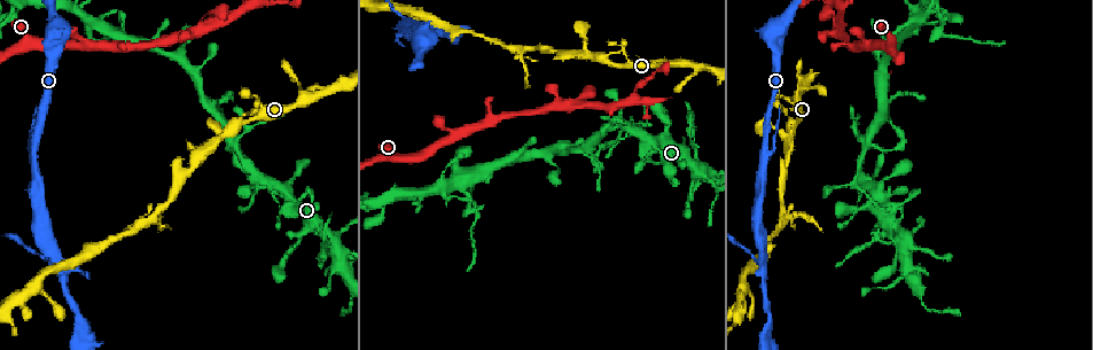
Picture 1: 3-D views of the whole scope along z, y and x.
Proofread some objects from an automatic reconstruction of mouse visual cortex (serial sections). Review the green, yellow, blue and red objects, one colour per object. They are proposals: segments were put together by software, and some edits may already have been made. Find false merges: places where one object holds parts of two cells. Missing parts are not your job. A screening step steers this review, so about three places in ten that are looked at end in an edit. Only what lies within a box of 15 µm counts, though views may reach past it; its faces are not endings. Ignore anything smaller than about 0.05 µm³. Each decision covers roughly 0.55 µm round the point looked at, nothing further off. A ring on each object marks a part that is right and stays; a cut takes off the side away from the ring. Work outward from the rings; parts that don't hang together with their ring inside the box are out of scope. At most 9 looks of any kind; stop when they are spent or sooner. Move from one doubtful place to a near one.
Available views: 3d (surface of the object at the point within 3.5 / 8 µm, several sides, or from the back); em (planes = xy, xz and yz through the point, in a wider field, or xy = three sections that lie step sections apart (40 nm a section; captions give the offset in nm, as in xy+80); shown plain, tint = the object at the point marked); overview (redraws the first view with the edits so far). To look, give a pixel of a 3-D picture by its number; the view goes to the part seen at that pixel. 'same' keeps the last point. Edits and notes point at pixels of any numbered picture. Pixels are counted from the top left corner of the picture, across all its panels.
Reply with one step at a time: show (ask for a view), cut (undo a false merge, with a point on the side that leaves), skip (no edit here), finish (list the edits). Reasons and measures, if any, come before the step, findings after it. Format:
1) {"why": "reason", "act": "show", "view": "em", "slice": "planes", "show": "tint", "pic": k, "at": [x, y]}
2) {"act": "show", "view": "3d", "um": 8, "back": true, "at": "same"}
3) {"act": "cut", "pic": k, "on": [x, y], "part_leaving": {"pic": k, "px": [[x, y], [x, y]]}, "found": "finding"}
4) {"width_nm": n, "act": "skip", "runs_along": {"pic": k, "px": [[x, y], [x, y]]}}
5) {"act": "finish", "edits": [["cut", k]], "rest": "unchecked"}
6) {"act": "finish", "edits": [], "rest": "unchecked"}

{"why": "branch point", "act": "show", "view": "3d", "um": 3.5, "pic": 1, "at": [802, 90]}

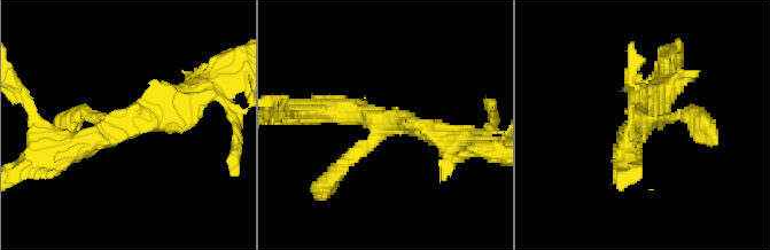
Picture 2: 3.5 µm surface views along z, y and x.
{"act": "show", "view": "em", "slice": "xy", "step": 1, "show": "tint", "pic": 2, "at": [129, 125]}

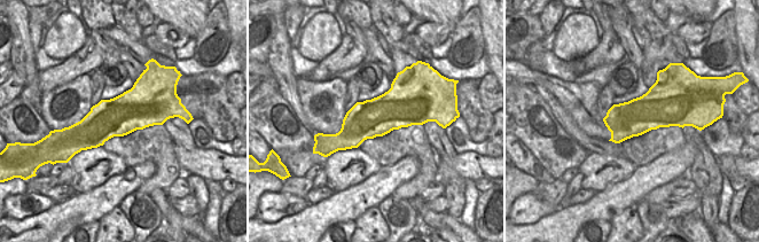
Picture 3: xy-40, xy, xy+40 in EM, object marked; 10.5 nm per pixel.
{"act": "skip", "found": "all the same cell"}

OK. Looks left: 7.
{"why": "calibre changes", "act": "show", "view": "3d", "um": 8, "pic": 1, "at": [837, 29]}

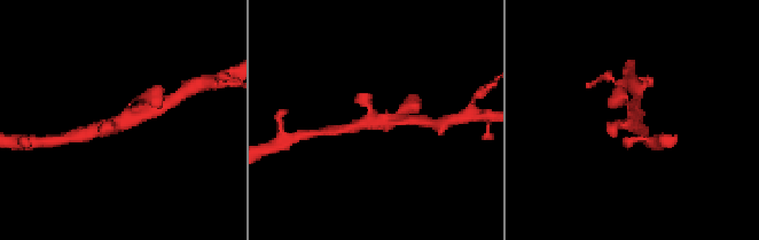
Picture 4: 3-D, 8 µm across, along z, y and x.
{"why": "zoom in", "act": "show", "view": "3d", "um": 3.5, "pic": 4, "at": [387, 120]}

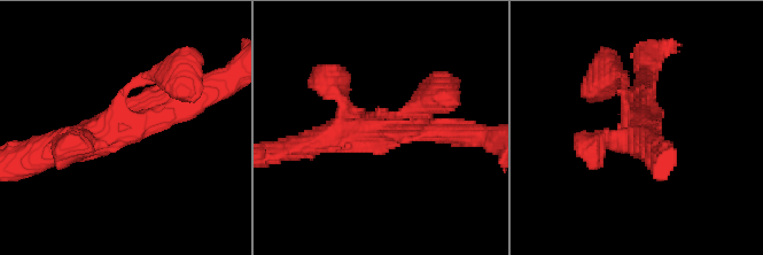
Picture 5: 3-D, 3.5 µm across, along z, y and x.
{"why": "shape alone is not enough", "act": "show", "view": "em", "slice": "xy", "step": 1, "show": "tint", "pic": 5, "at": [376, 129]}

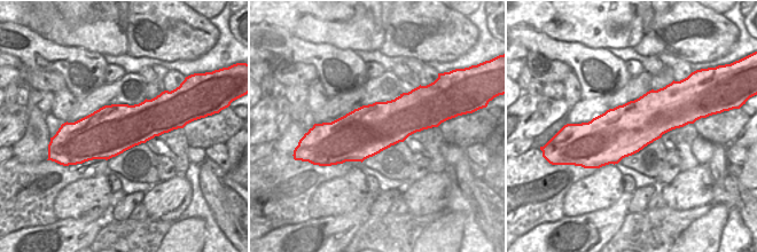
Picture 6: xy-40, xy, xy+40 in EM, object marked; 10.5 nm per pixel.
{"arms": 4, "arm_widths_nm": [150, 200, 350, 350], "act": "skip", "runs_along": {"pic": 5, "px": [[53, 149], [191, 100]]}, "found": "one cell here"}

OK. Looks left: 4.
{"why": "abrupt turn", "act": "show", "view": "3d", "um": 3.5, "pic": 1, "at": [150, 216]}

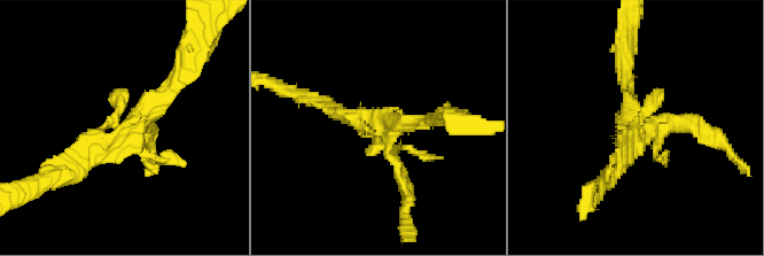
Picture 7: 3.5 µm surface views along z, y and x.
{"why": "shape alone is not enough", "act": "show", "view": "em", "slice": "xy", "step": 1, "show": "tint", "pic": 7, "at": [383, 127]}

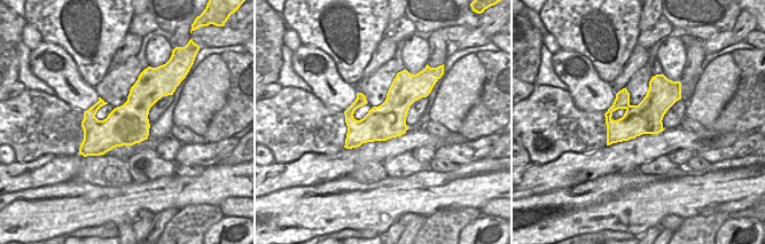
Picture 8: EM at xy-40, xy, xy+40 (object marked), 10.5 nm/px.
{"act": "show", "view": "em", "slice": "xy", "step": 2, "show": "tint", "at": "same"}

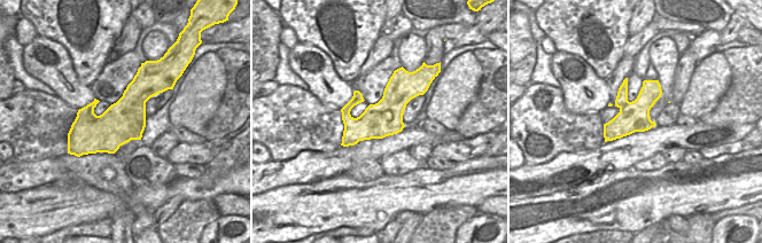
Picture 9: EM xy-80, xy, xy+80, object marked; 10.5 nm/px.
{"act": "skip", "runs_along": {"pic": 7, "px": [[178, 79], [115, 144], [65, 171]]}, "found": "one cell here"}

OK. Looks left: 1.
{"act": "finish", "edits": [], "rest": "unchecked"}

